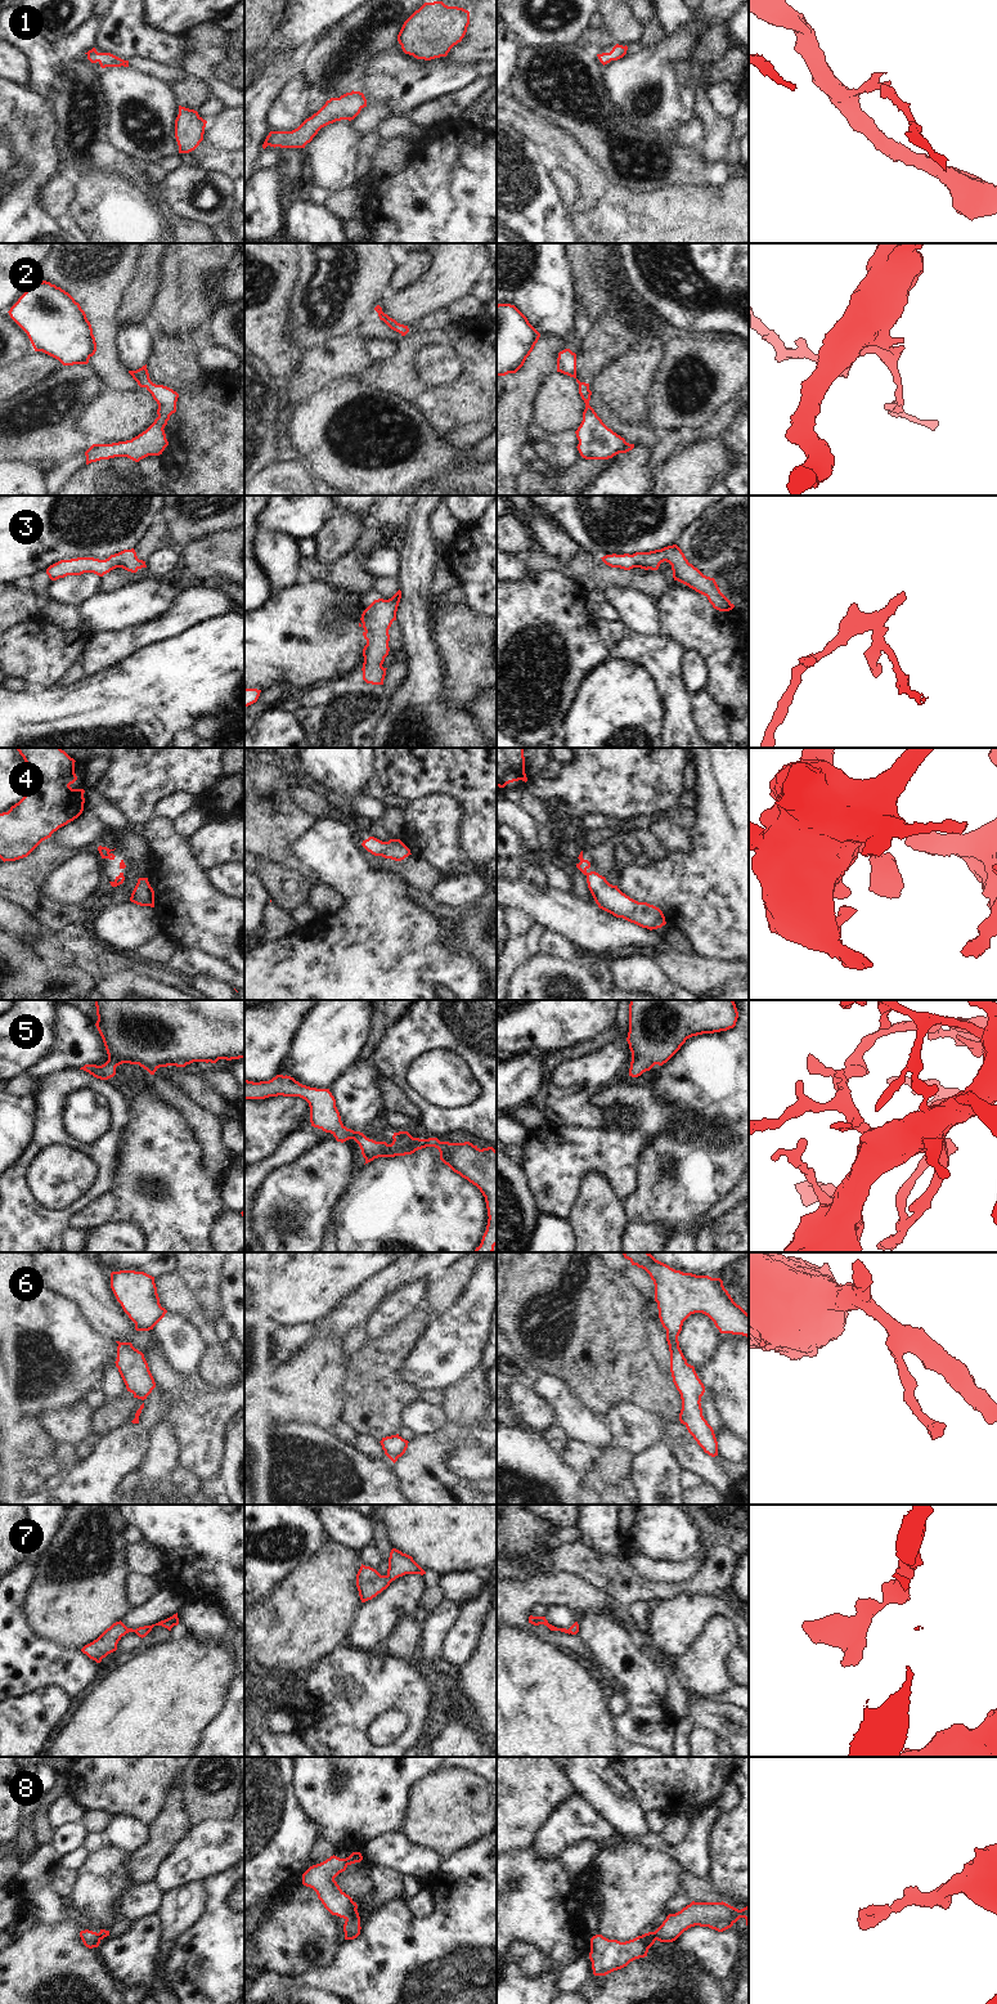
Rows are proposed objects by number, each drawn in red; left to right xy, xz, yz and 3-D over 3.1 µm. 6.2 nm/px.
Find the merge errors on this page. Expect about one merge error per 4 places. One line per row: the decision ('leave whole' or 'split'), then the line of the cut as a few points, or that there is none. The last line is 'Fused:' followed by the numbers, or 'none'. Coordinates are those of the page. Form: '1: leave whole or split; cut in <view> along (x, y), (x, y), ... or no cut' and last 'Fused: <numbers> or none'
1: leave whole; no cut
2: leave whole; no cut
3: leave whole; no cut
4: leave whole; no cut
5: leave whole; no cut
6: leave whole; no cut
7: leave whole; no cut
8: leave whole; no cut
Fused: none

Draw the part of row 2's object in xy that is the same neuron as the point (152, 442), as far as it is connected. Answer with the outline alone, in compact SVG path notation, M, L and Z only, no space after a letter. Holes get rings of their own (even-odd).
M147 364L136 371L129 371L129 373L140 387L145 387L152 394L158 404L158 417L145 431L131 440L112 444L93 444L85 452L86 465L114 457L127 457L139 462L148 456L162 454L169 445L163 429L170 416L176 412L179 394L167 386L153 384L149 378Z

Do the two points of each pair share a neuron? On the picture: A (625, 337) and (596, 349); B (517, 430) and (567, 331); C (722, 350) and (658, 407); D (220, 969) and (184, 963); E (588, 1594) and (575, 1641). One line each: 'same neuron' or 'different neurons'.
A: same neuron
B: different neurons
C: same neuron
D: same neuron
E: same neuron

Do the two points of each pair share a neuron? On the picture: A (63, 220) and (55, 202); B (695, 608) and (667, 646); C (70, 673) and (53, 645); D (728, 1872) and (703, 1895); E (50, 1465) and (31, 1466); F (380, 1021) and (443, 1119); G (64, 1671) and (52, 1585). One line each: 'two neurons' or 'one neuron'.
A: two neurons
B: two neurons
C: two neurons
D: two neurons
E: one neuron
F: two neurons
G: two neurons

